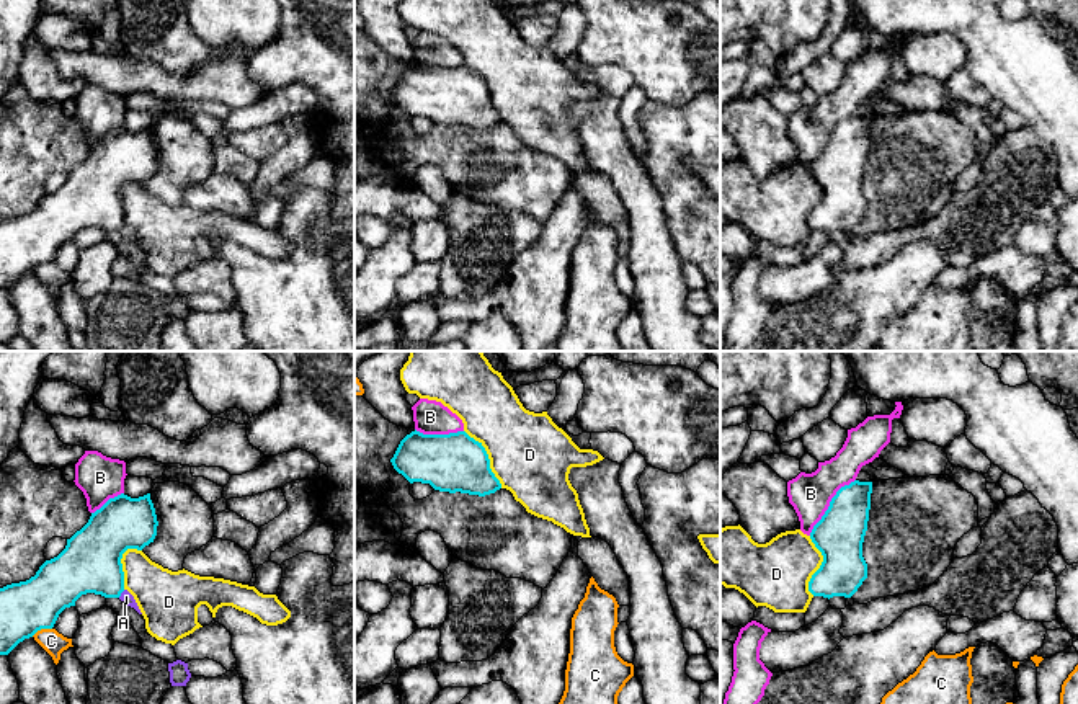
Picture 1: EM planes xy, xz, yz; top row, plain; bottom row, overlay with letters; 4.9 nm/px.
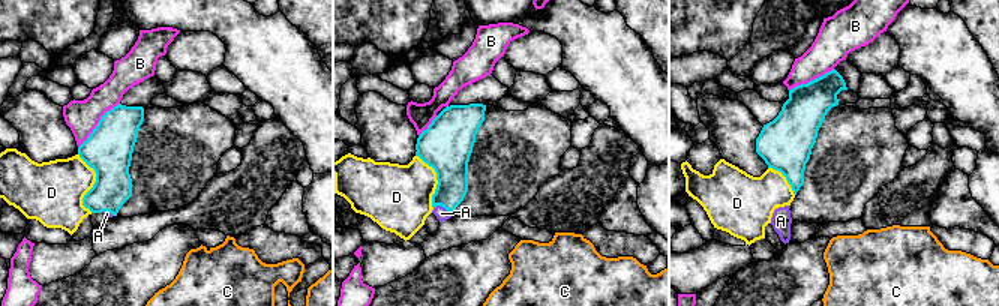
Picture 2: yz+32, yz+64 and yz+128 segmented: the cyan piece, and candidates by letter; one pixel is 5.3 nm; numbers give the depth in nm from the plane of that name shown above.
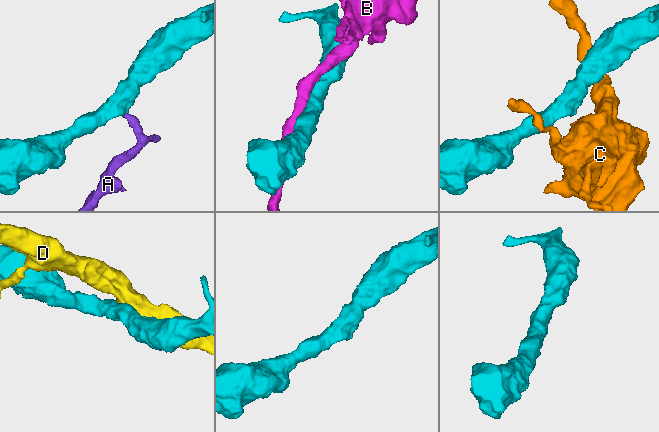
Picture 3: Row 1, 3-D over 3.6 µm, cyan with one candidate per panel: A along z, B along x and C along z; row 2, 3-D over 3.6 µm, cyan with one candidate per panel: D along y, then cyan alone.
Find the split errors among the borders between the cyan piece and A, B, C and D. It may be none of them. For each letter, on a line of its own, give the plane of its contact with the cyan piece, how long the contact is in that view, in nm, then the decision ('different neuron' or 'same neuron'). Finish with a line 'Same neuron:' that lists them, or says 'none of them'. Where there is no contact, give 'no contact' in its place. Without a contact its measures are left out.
A: xy | 50 nm | same neuron
B: yz | 360 nm | different neuron
C: xy | 110 nm | different neuron
D: xz | 340 nm | different neuron
Same neuron: A

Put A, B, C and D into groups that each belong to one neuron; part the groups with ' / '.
A / B / C / D

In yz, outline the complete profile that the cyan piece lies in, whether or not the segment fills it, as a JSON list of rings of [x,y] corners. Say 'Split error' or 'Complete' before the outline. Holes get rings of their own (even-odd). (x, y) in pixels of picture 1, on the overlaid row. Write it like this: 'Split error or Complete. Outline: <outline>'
Complete. Outline: [[[872,482],[841,487],[813,526],[810,539],[823,562],[808,581],[813,596],[851,598],[867,578],[862,542],[867,531]]]

